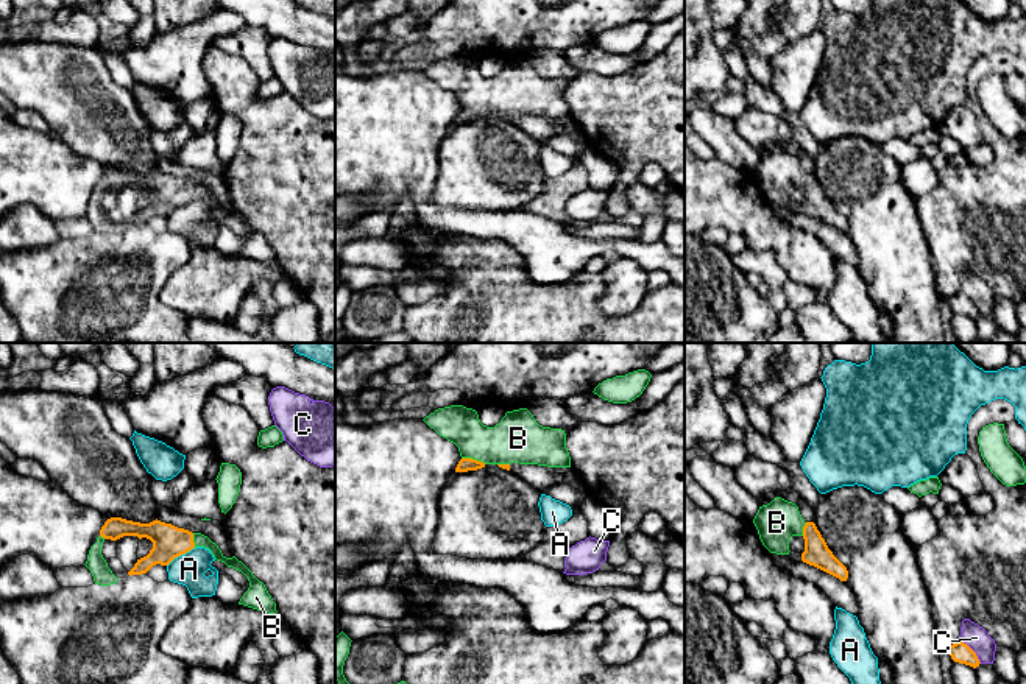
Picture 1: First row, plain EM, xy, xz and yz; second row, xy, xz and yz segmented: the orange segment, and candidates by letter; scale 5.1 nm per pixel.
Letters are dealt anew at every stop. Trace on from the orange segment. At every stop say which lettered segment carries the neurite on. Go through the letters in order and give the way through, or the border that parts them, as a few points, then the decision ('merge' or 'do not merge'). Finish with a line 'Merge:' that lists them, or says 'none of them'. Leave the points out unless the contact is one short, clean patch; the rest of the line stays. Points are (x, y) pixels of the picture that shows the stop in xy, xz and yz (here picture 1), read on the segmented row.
A: border along xy (195, 547), (178, 555), (167, 566); do not merge
B: runs through xz (465, 465), (474, 460), (488, 446), (516, 438); merge
C: border along yz (959, 641), (981, 662); do not merge
Merge: B

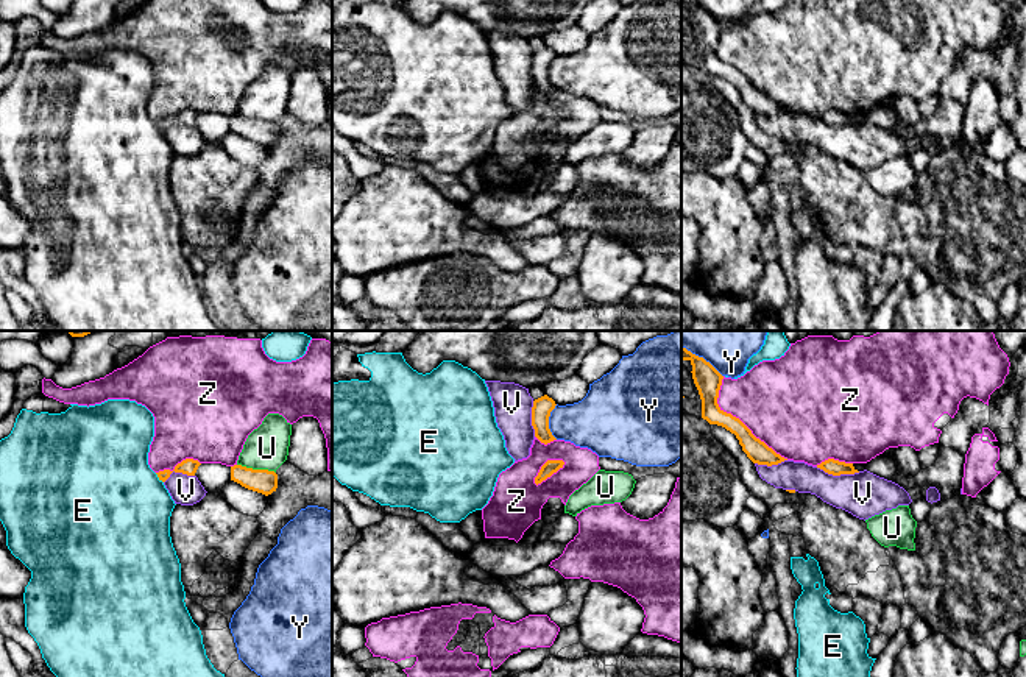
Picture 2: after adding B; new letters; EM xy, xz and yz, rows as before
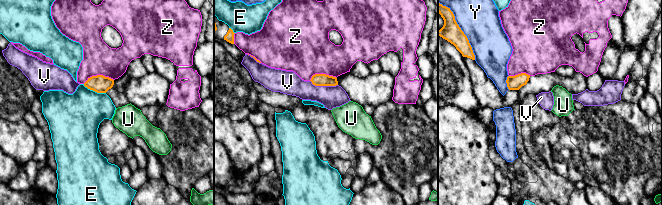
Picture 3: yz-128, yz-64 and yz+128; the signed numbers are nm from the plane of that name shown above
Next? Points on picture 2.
E: do not merge
U: do not merge
V: do not merge
Y: do not merge
Z: do not merge
Merge: none of them

